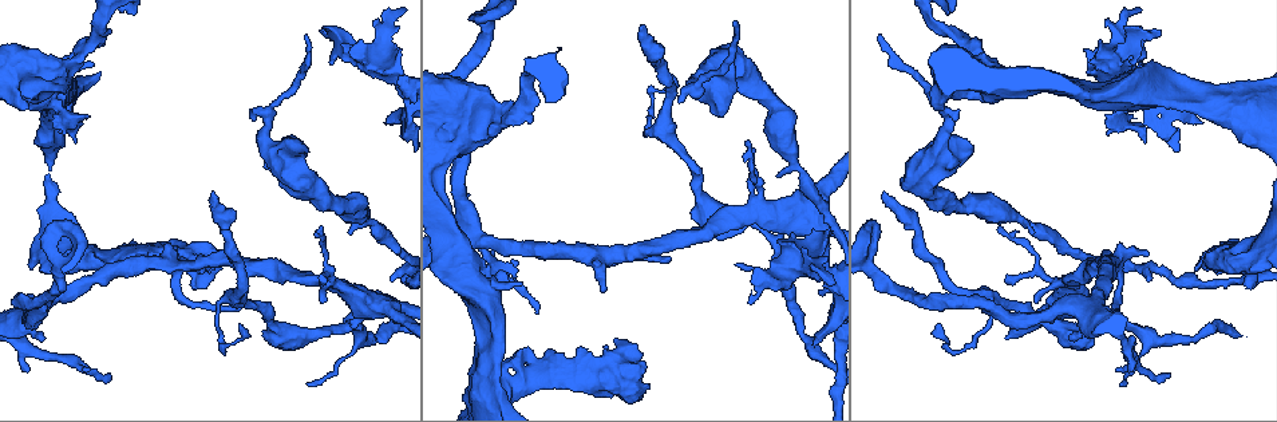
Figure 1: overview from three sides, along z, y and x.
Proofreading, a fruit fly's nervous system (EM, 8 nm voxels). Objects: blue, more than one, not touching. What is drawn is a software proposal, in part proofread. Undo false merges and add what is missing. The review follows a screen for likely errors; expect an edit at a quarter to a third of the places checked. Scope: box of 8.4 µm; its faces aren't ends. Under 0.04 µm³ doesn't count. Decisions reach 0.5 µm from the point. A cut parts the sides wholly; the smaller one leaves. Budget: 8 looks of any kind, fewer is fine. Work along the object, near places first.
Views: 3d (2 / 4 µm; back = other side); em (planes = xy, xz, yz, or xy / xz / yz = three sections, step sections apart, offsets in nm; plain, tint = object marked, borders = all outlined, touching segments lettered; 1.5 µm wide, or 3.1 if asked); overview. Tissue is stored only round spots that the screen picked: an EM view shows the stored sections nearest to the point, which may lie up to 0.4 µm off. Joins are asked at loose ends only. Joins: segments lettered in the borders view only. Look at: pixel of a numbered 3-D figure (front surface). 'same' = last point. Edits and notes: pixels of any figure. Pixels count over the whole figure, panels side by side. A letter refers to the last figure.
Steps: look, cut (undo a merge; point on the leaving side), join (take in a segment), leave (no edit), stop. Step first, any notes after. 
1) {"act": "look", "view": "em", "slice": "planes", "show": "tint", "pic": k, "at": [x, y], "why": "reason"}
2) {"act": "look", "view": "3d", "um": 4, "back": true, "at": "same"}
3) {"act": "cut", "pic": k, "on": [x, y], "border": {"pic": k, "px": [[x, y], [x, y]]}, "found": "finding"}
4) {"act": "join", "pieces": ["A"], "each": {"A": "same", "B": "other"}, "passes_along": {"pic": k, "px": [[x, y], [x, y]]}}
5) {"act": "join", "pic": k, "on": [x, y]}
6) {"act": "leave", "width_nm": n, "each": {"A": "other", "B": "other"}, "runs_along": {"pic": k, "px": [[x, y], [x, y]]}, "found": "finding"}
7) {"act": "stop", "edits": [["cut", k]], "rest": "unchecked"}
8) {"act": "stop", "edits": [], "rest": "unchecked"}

{"act": "look", "view": "em", "slice": "planes", "show": "tint", "pic": 1, "at": [1007, 215], "why": "sudden change in width"}

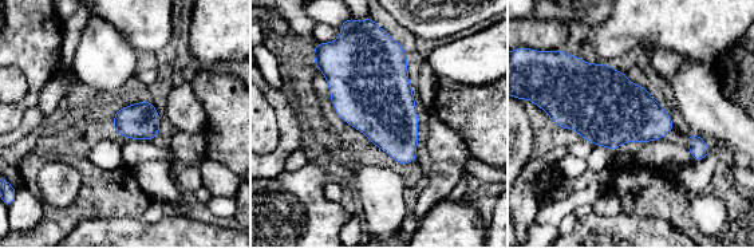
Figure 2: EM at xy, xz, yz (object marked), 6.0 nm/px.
{"act": "look", "view": "em", "slice": "planes", "show": "borders", "at": "same"}

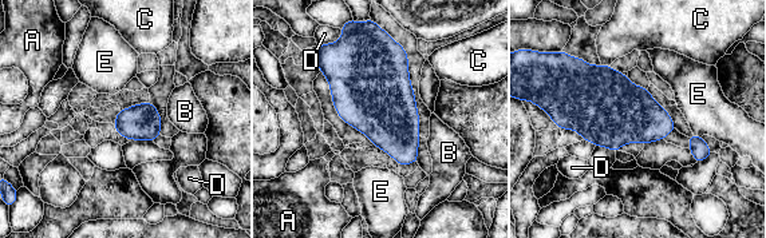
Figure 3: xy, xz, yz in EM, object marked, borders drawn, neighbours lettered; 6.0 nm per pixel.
{"act": "leave", "width_nm": 200, "each": {"A": "other", "B": "other", "C": "other", "D": "other", "E": "other"}, "border": {"pic": 3, "px": [[693, 133], [701, 137]]}, "found": "all the same neuron"}

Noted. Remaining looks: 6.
{"act": "look", "view": "em", "slice": "planes", "show": "plain", "pic": 1, "at": [1200, 123], "why": "branch stops here"}

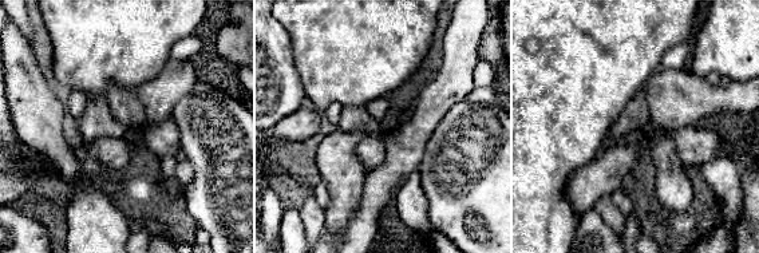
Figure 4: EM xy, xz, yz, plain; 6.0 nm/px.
{"act": "look", "view": "em", "slice": "planes", "show": "borders", "at": "same"}

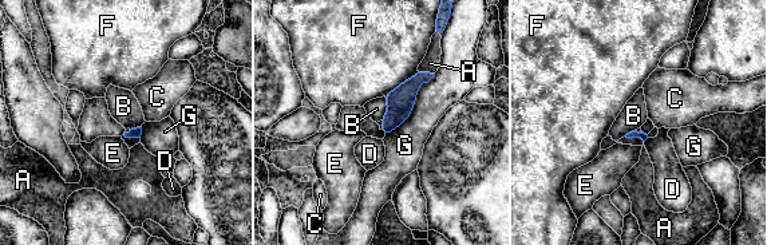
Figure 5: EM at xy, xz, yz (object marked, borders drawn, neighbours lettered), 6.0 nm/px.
{"act": "join", "pieces": ["A"], "each": {"A": "same", "B": "other", "C": "other", "D": "other", "E": "other", "F": "other", "G": "other"}, "found": "the neuron continues"}

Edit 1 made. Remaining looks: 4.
{"act": "look", "view": "overview"}

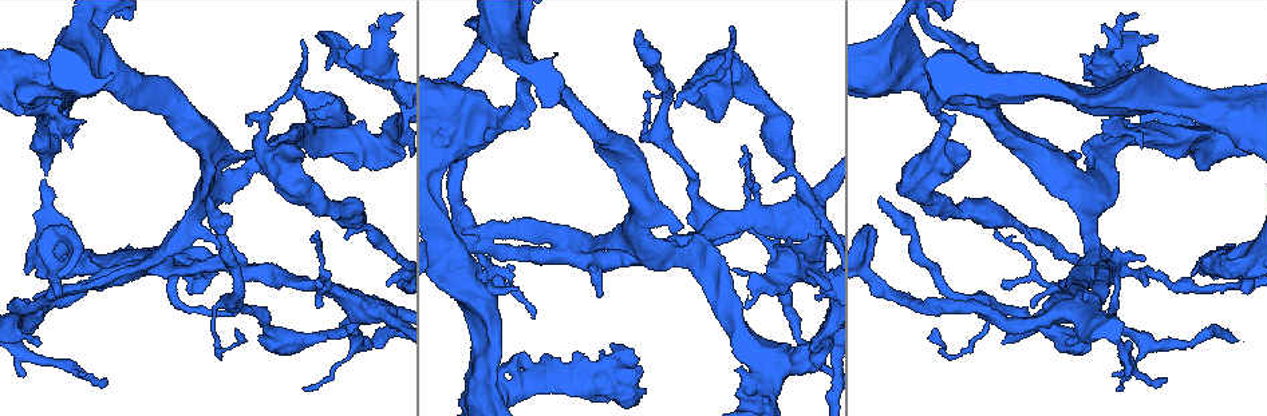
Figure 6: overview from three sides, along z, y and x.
{"act": "look", "view": "em", "slice": "planes", "show": "borders", "pic": 6, "at": [514, 287], "why": "an open end"}

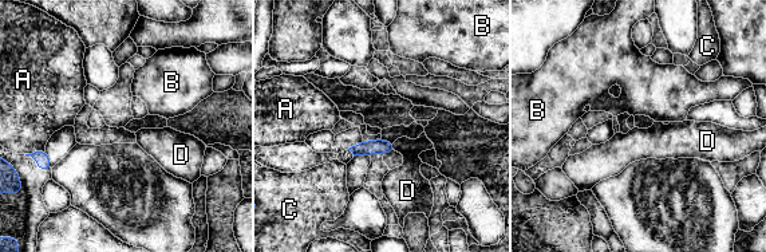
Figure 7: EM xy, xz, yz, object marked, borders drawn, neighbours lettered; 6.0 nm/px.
{"act": "leave", "each": {"A": "other", "B": "other", "C": "other", "D": "other"}, "border": {"pic": 7, "px": [[393, 142], [395, 150]]}, "found": "no lettered segment goes on from it"}

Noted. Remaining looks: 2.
{"act": "stop", "edits": [["join", 5]], "rest": "unchecked"}

